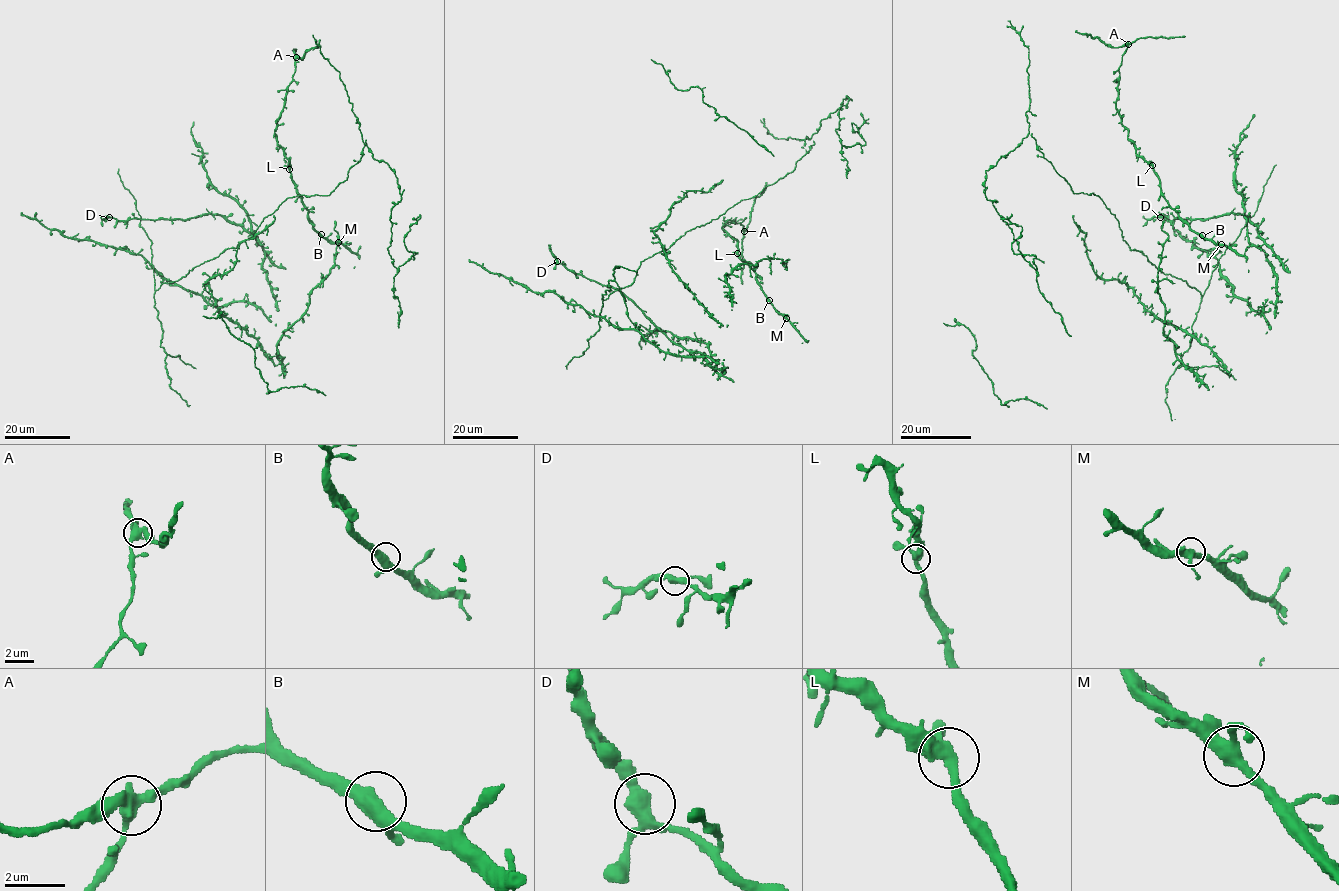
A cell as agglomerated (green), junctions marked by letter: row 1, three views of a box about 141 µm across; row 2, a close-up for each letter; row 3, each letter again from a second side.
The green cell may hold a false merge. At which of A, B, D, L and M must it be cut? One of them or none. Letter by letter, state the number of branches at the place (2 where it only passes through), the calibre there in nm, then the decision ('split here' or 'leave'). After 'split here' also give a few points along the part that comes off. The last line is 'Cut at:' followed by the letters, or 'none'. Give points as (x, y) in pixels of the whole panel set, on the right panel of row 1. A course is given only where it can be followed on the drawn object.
A: 3 | 400 nm | split here | (1128, 44), (1107, 46), (1096, 37), (1075, 31)
B: 3 | 400 nm | leave
D: 3 | 360 nm | leave
L: 3 | 340 nm | leave
M: 3 | 360 nm | leave
Cut at: A

